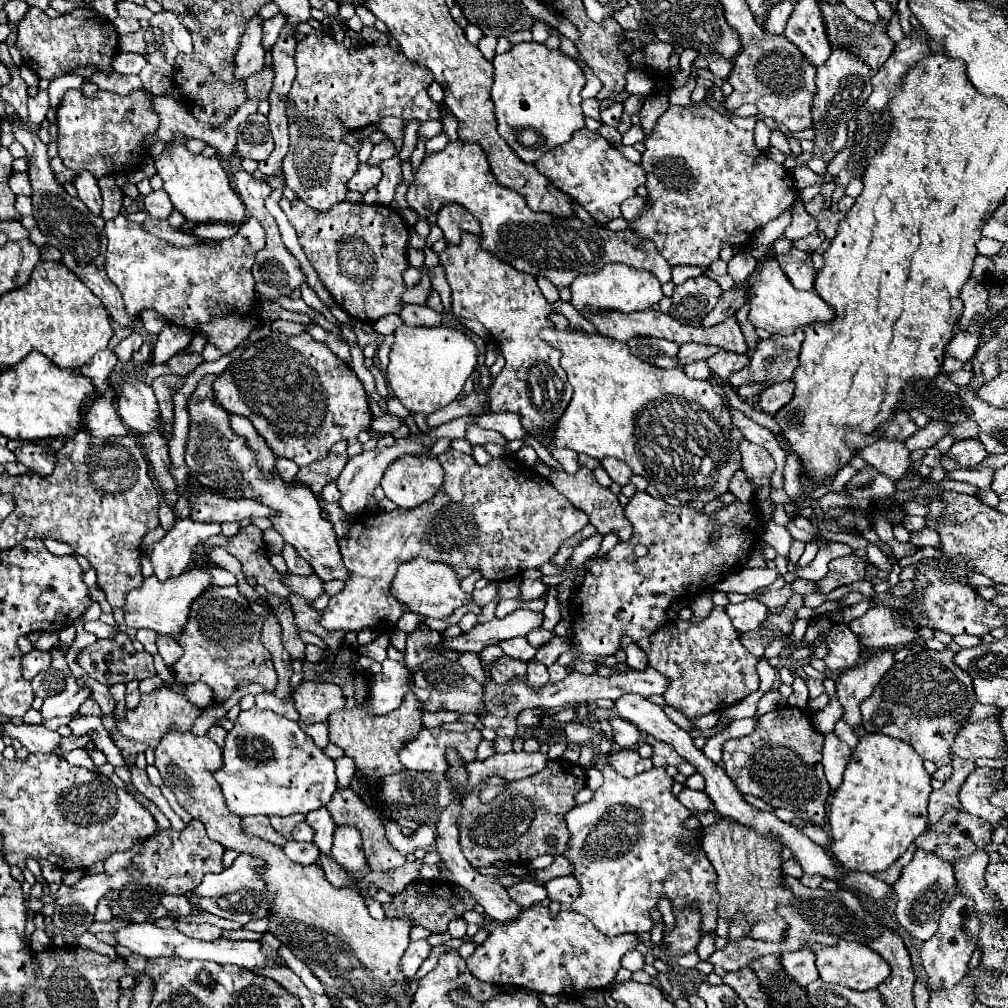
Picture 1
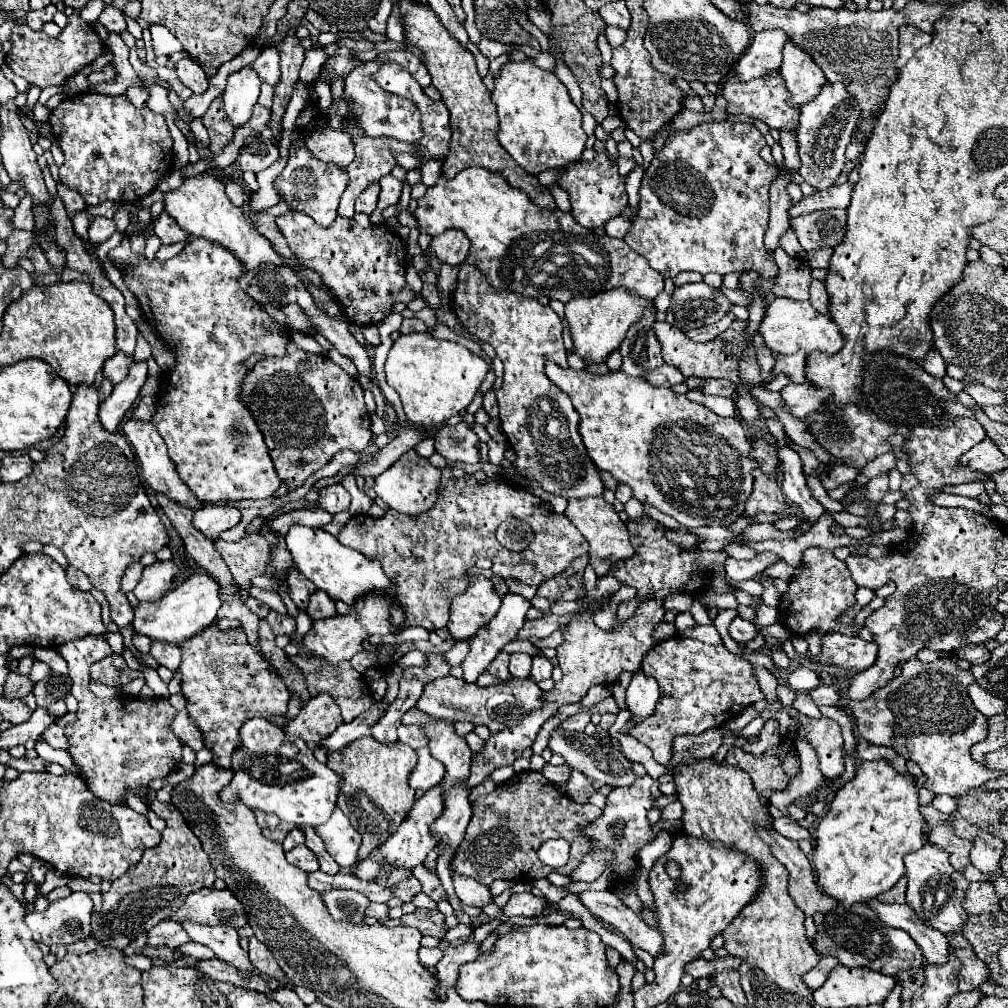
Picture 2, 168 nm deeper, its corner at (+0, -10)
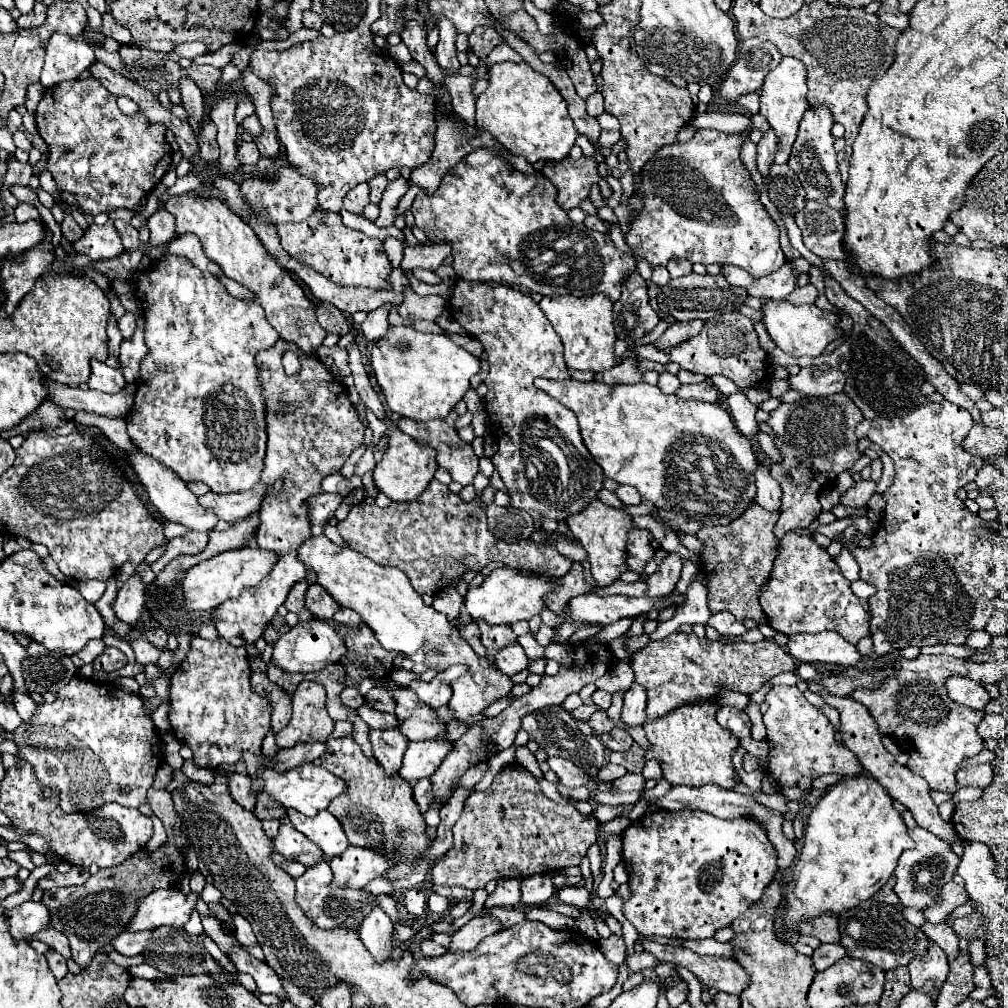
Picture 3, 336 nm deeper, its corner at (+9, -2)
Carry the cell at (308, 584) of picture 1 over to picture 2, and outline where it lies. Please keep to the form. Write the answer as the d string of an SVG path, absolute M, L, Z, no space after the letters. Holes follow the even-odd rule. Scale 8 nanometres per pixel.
M314 591L314 595L310 595L306 613L312 619L326 619L330 615L336 615L336 607L334 607L334 601L324 591Z

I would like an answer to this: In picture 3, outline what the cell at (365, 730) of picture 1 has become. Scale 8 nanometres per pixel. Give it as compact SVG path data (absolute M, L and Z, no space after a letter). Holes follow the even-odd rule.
M351 735L341 739L329 739L327 749L321 755L321 765L347 783L347 791L335 797L327 811L333 813L343 825L349 845L369 847L377 853L383 853L391 857L395 865L411 865L419 861L425 851L429 851L431 839L425 833L425 819L417 803L413 801L413 787L401 777L389 779L375 759L367 759L363 755L361 747L353 741Z

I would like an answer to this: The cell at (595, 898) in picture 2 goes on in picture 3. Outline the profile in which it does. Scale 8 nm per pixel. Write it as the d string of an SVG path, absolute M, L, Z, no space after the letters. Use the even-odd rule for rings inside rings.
M643 941L645 951L655 955L663 963L671 963L675 967L689 969L705 987L713 987L723 993L739 995L749 983L749 975L745 969L735 963L735 959L719 959L719 957L701 957L689 949L659 945L653 941Z

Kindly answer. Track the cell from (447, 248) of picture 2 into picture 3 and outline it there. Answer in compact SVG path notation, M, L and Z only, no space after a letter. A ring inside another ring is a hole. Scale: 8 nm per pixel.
M427 243L419 247L405 247L405 257L401 261L403 273L411 273L415 267L431 269L435 271L441 267L441 263L451 255L451 245L449 243Z

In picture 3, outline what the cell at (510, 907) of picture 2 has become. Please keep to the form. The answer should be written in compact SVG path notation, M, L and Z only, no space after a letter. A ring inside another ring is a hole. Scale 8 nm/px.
M547 873L533 875L533 877L525 877L521 881L521 893L523 893L521 901L525 905L543 905L555 897L555 887Z

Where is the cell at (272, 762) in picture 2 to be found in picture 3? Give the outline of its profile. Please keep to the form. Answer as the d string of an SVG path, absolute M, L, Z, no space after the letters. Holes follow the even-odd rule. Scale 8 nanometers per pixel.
M245 753L243 761L247 763L247 771L253 779L261 777L265 781L265 787L263 787L265 793L269 793L273 799L283 803L287 809L293 807L293 809L309 815L309 817L317 815L323 809L327 809L329 803L345 791L345 781L343 779L337 779L333 773L329 773L323 767L315 767L313 763L305 763L305 765L301 765L293 771L287 771L287 773L275 773L275 771L267 769L267 765L271 765L273 761L267 761L263 755L255 759L251 753Z

